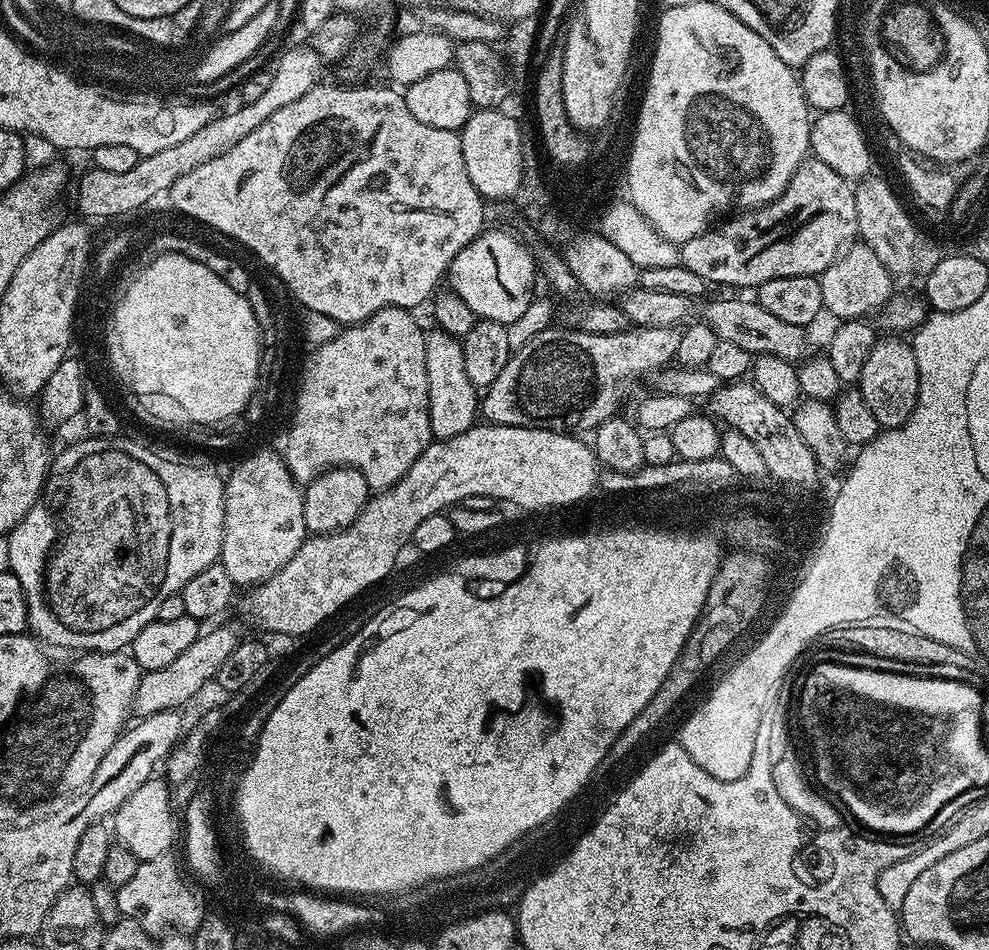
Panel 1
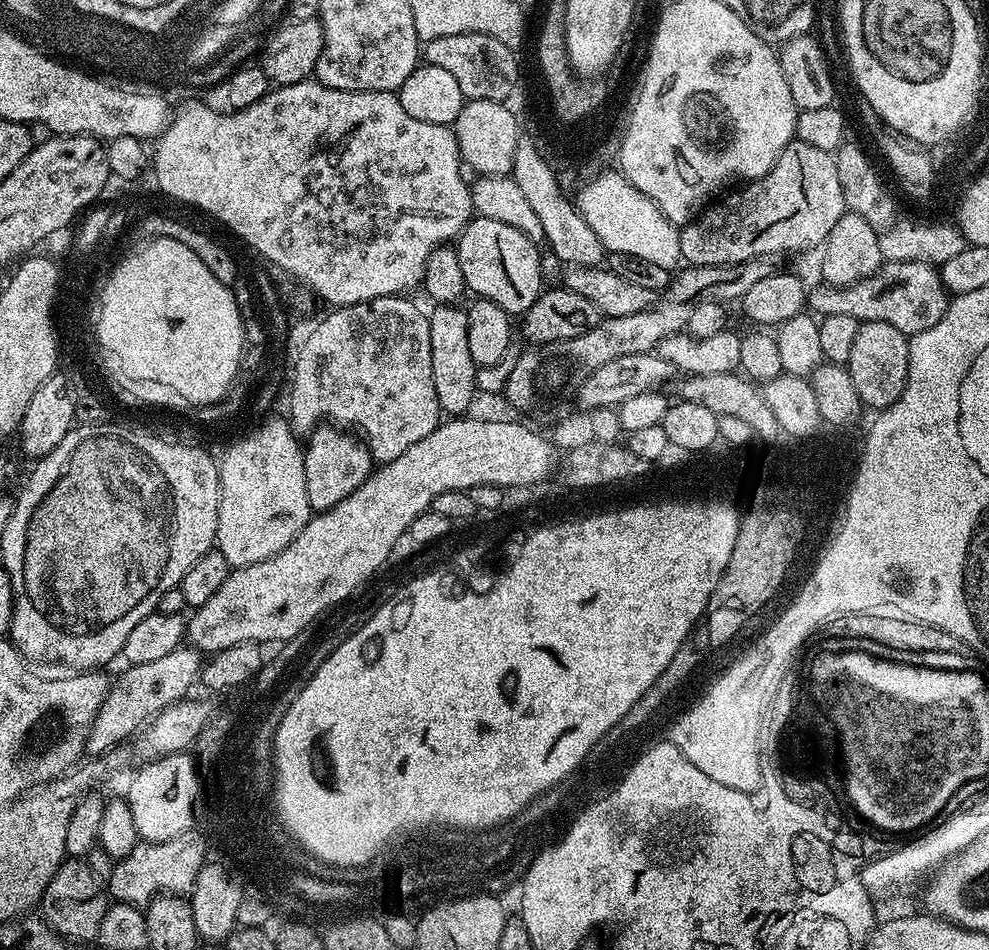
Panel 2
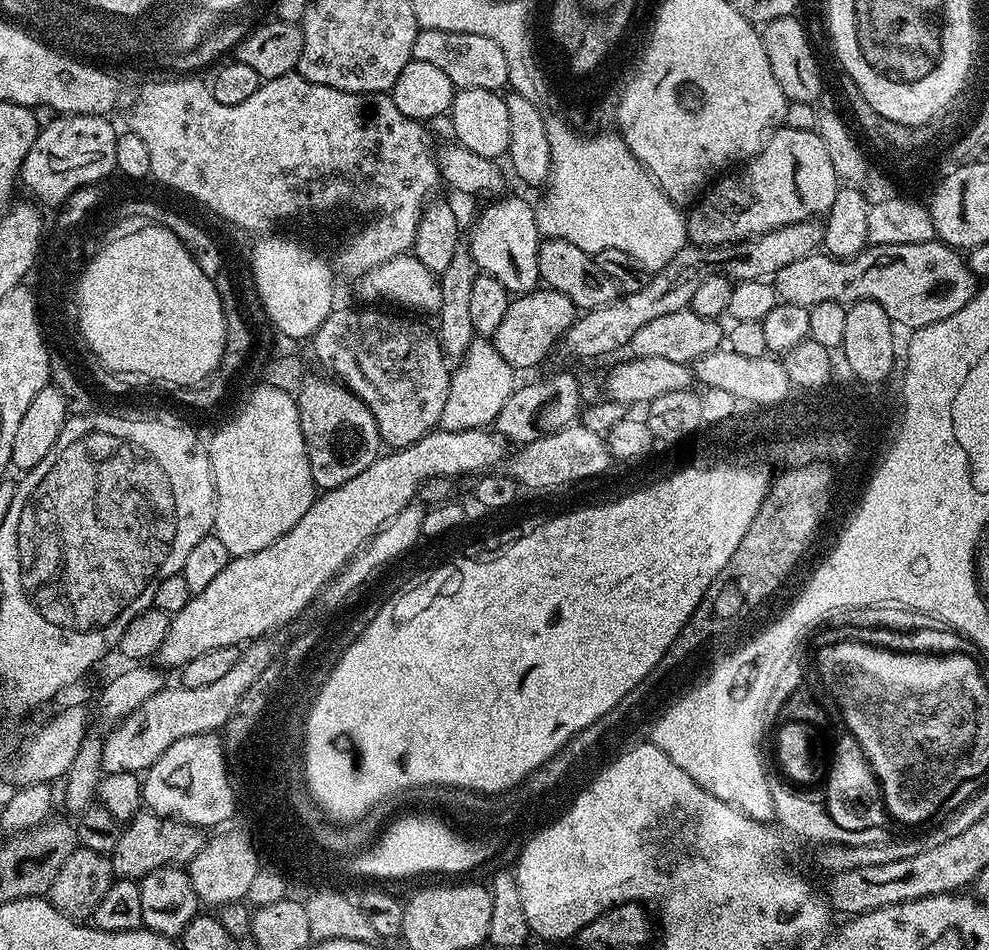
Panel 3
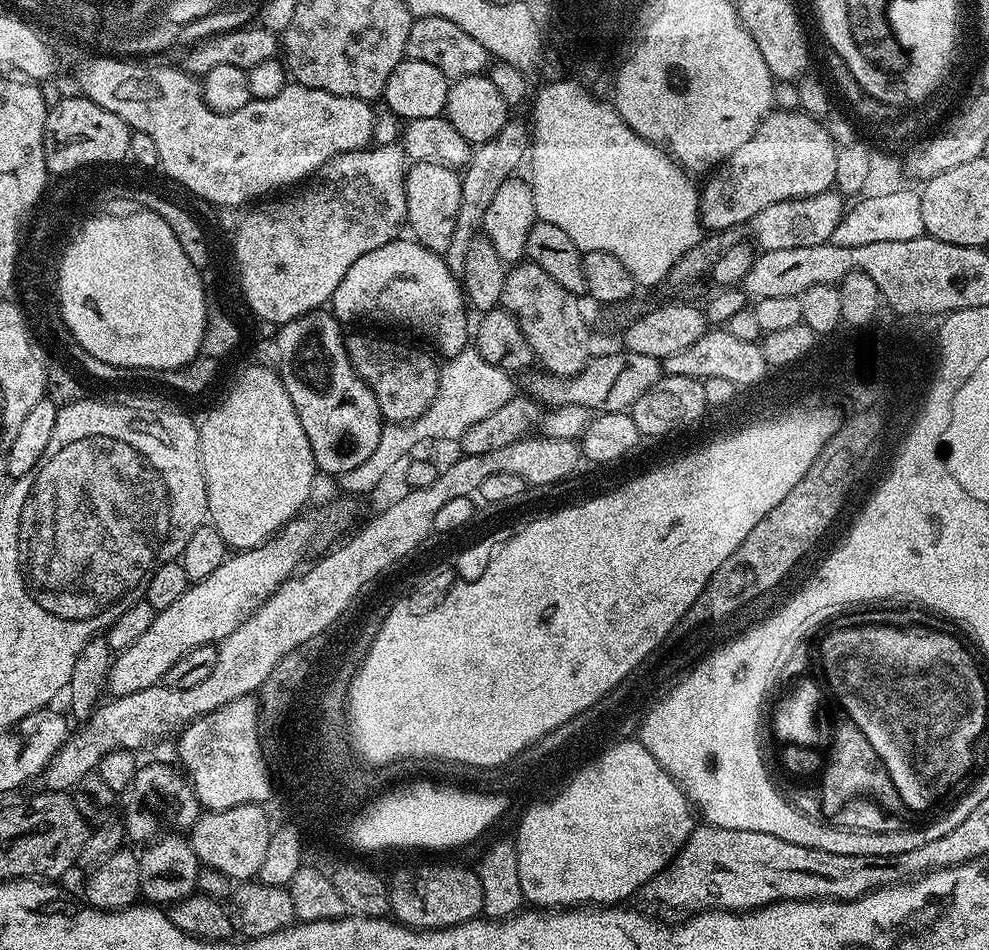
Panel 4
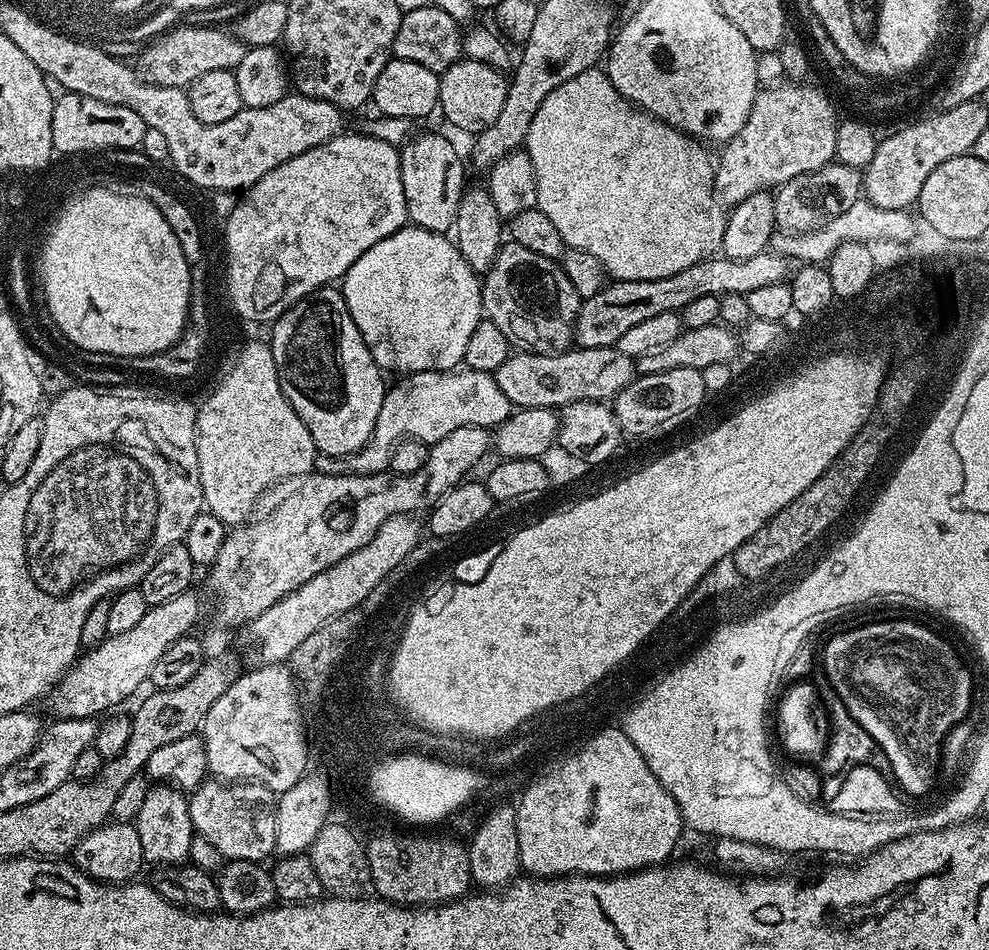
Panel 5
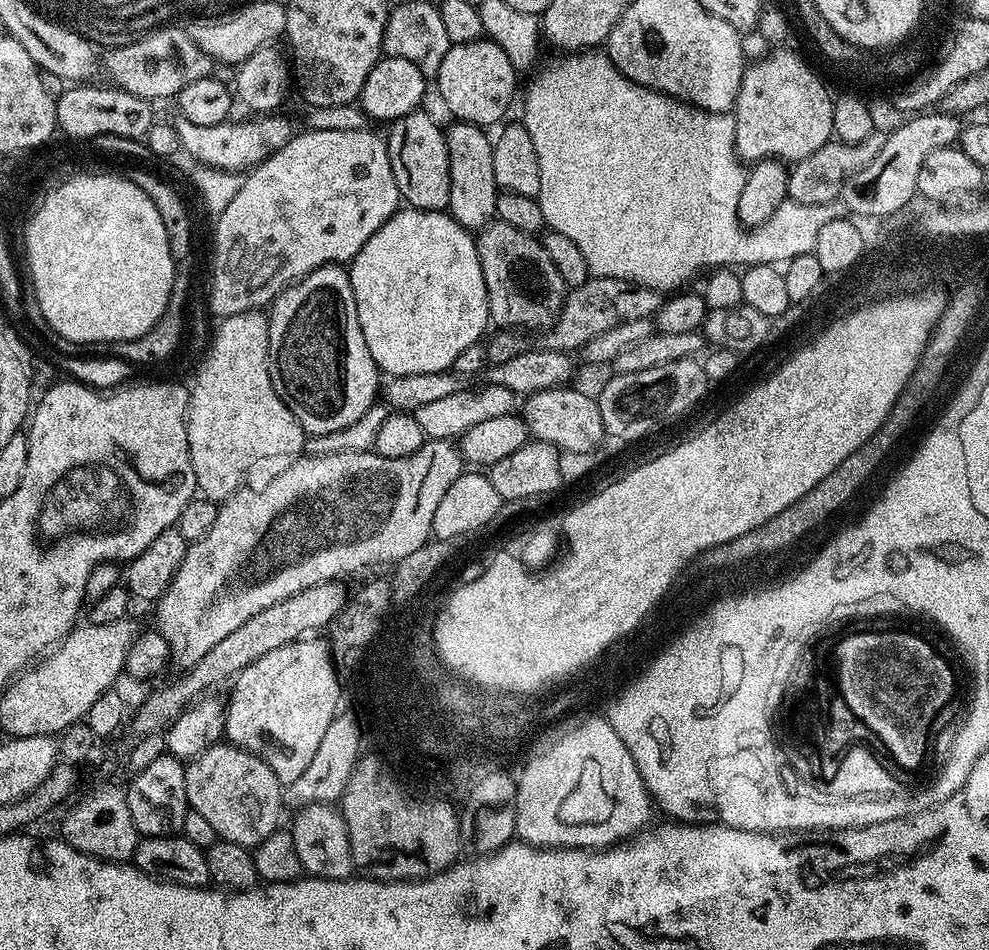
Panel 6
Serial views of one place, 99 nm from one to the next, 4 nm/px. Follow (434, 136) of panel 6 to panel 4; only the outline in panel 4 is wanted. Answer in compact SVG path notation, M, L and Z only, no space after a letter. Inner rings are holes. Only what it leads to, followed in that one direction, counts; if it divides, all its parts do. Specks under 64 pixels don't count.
M415 161L407 169L405 178L407 227L412 227L411 235L416 243L431 252L447 253L450 238L454 238L454 226L462 202L461 173L450 166L438 162Z

